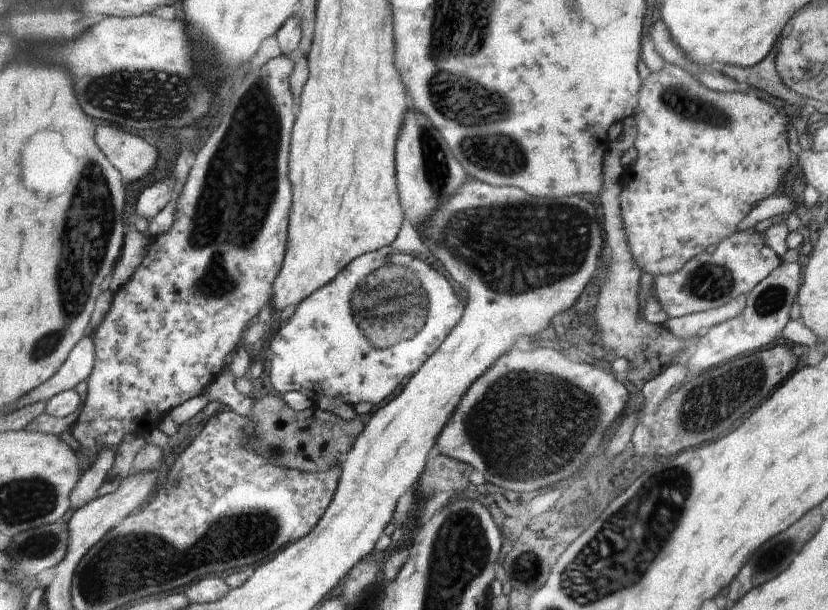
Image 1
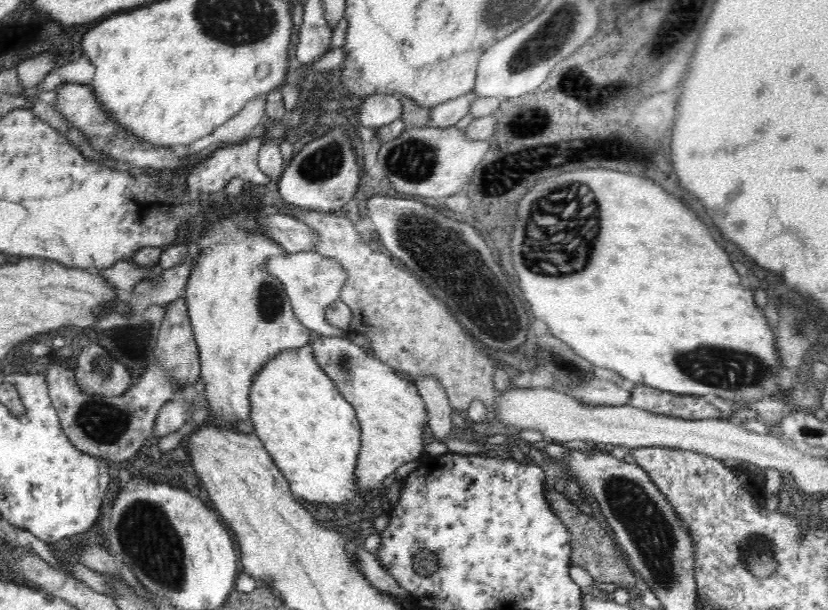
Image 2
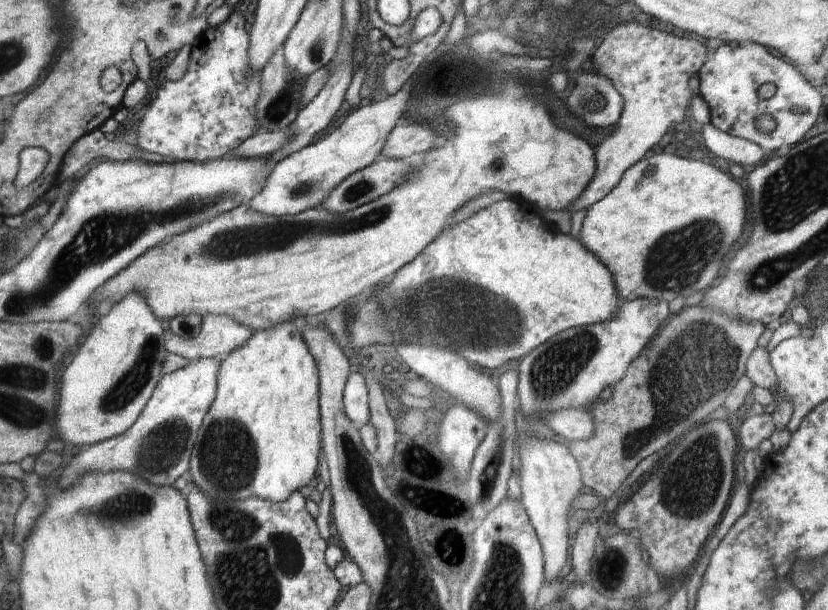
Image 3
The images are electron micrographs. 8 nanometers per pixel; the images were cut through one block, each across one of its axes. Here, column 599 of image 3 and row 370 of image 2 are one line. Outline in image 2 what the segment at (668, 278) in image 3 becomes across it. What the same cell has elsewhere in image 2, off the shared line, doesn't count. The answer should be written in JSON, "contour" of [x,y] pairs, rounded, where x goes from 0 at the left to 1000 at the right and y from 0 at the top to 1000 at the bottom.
{"contour":[[[291,343],[250,370],[251,375],[240,387],[238,421],[221,487],[240,574],[240,620],[246,628],[246,648],[254,664],[255,679],[258,680],[257,689],[281,703],[283,689],[301,689],[302,634],[309,611],[339,577],[361,572],[374,561],[376,543],[357,521],[343,469],[336,454],[316,441],[326,420],[338,420],[345,416],[345,411],[312,375],[312,356],[312,346],[302,349]]]}

